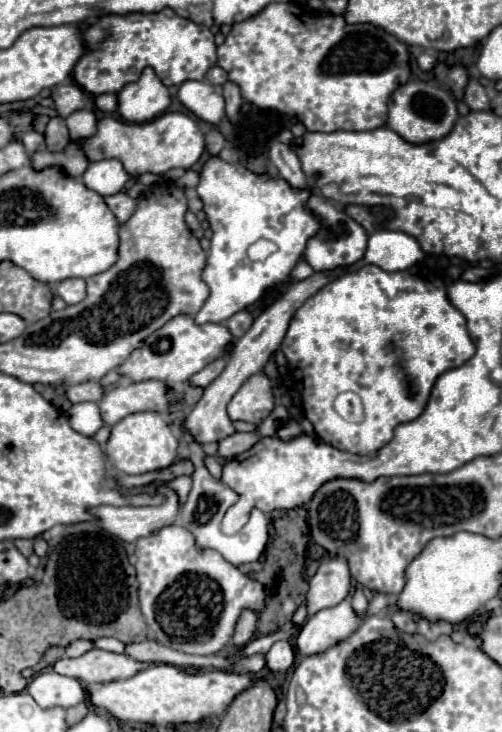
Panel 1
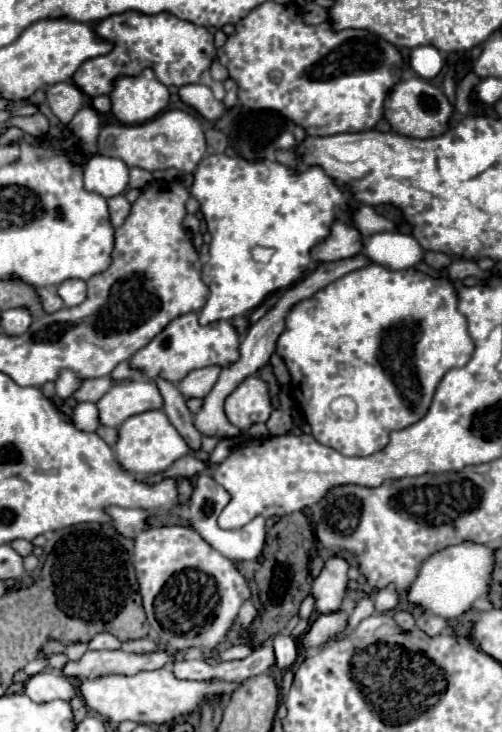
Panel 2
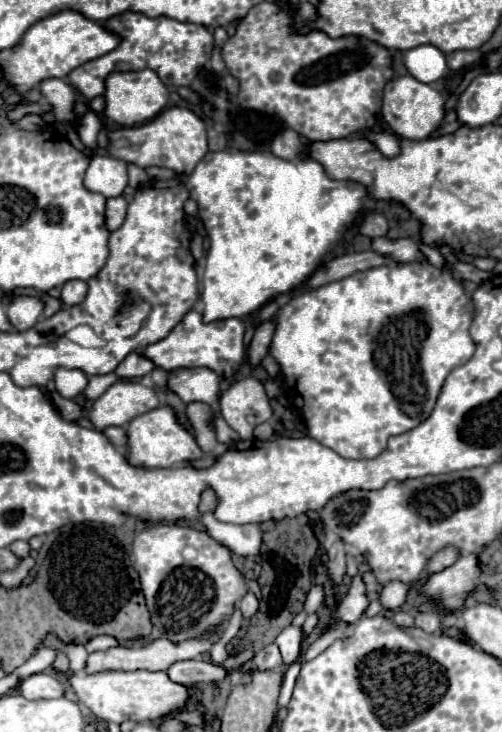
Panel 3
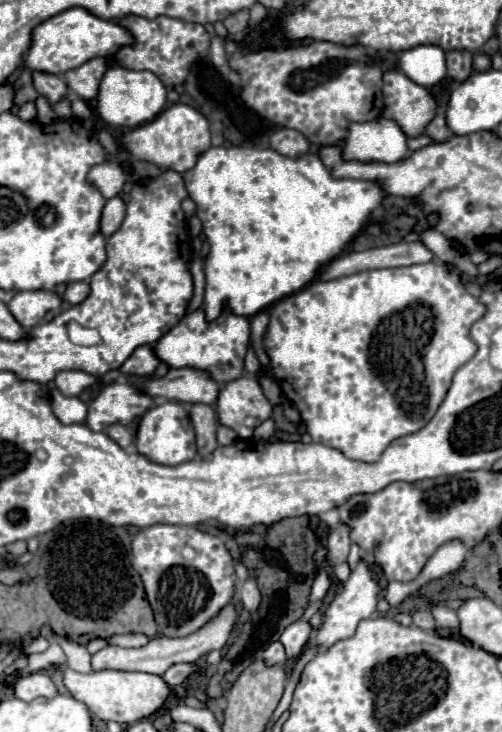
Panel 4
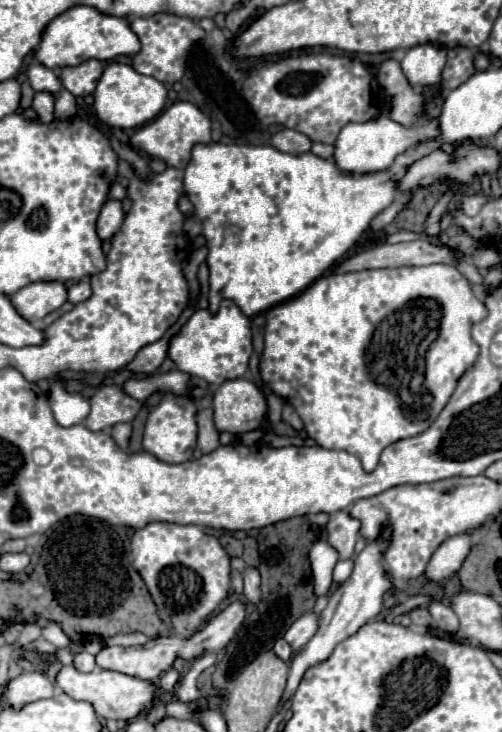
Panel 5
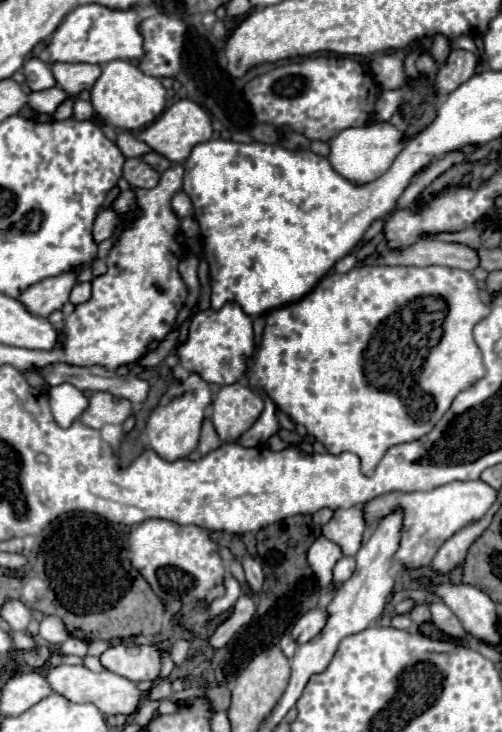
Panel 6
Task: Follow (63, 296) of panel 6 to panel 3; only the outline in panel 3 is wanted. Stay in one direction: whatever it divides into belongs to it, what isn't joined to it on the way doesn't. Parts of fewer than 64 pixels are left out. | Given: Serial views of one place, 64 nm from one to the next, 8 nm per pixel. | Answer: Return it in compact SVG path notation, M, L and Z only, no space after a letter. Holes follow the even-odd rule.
M18 296L8 308L6 308L6 316L8 322L12 324L12 328L16 332L24 332L28 328L32 328L32 324L36 324L38 316L42 314L44 304L34 298L34 296Z

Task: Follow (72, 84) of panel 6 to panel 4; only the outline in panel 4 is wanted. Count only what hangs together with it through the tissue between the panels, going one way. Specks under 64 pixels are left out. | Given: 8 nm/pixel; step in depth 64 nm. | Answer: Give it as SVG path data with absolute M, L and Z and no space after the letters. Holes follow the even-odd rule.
M94 58L64 74L64 80L72 92L76 92L84 100L92 100L98 96L98 86L108 68L108 58Z

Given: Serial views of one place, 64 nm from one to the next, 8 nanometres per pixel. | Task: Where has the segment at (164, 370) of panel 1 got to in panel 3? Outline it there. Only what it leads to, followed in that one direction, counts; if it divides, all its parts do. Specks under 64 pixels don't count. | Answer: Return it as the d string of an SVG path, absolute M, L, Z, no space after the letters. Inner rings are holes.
M190 310L174 328L172 332L150 344L142 354L152 360L156 368L166 372L180 370L180 368L200 368L206 366L214 370L218 376L232 378L244 360L244 322L238 318L216 320L212 324L204 324L202 316L196 310Z

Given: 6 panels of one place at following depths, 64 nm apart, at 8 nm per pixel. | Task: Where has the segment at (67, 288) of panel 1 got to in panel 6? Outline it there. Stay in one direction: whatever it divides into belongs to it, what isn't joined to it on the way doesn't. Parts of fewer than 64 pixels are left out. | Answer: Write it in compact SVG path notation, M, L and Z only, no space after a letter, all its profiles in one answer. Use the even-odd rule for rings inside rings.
M80 282L80 284L76 284L74 288L72 288L72 292L70 292L70 302L76 306L76 304L84 304L84 302L88 302L90 300L90 282Z

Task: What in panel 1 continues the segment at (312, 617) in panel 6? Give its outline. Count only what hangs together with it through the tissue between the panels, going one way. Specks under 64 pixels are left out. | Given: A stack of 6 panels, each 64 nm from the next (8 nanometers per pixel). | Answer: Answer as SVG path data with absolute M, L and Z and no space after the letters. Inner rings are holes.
M288 640L276 642L266 654L266 666L272 672L286 672L294 662L294 648Z

